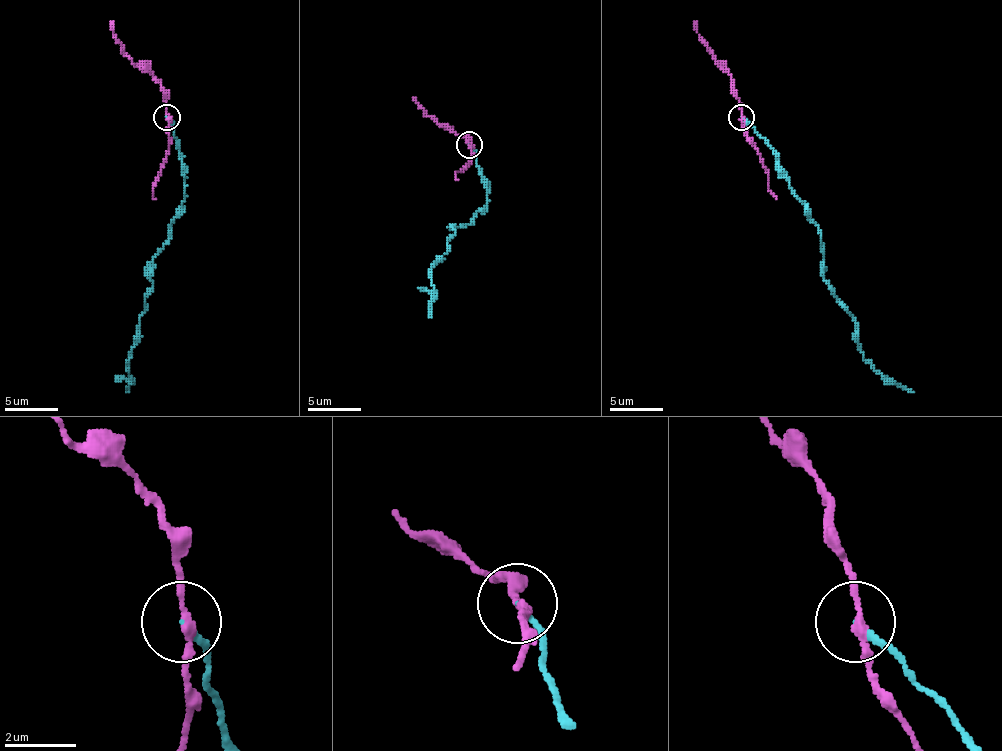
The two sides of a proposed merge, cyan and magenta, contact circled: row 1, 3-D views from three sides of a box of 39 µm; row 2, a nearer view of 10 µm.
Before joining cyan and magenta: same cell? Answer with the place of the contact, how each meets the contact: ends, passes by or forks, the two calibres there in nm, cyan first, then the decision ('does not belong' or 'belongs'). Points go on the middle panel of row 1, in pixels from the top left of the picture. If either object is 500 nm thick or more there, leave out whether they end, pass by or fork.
at (469, 144); cyan ends there; magenta passes by; 130 nm thick on the cyan side, 200 nm on the other; does not belong

